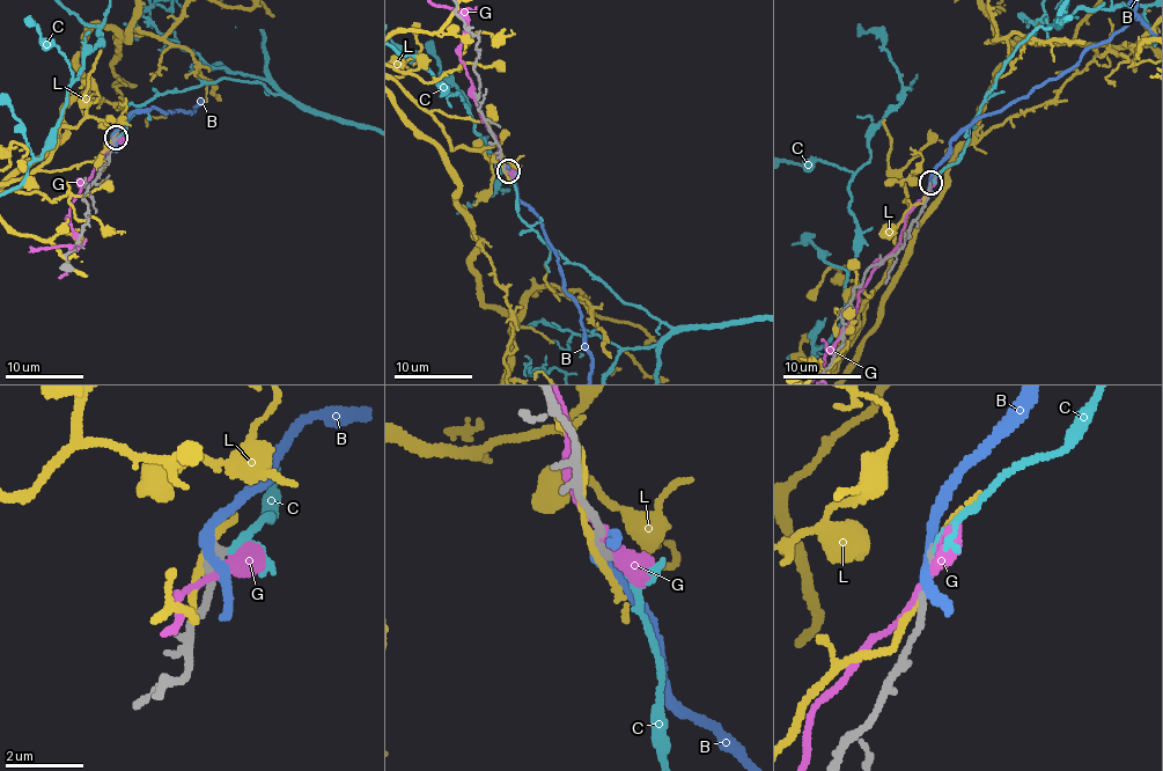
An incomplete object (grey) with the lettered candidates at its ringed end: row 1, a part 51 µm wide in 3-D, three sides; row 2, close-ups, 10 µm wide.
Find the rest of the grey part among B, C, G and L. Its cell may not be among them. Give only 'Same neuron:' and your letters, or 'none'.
Same neuron: C

